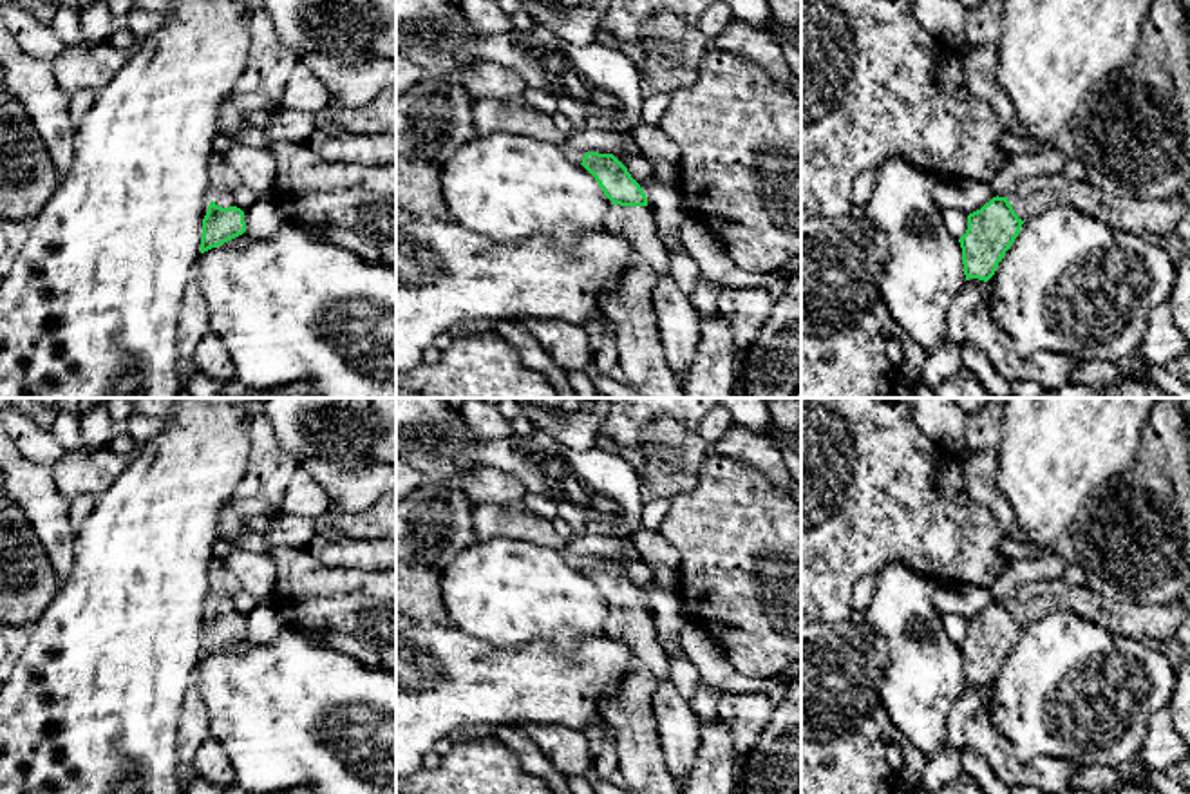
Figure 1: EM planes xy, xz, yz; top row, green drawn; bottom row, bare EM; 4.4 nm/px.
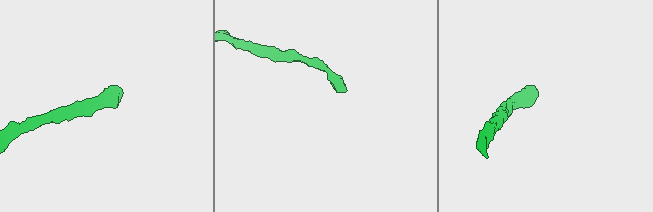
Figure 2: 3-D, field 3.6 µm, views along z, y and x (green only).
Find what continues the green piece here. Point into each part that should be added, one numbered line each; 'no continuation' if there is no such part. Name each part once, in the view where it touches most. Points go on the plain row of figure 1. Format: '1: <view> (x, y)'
1: xz (628, 715)

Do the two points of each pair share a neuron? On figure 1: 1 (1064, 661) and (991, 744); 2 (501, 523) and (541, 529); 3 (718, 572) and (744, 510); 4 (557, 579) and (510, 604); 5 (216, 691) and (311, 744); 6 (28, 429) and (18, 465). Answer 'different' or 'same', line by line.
1: different
2: same
3: same
4: same
5: same
6: different

